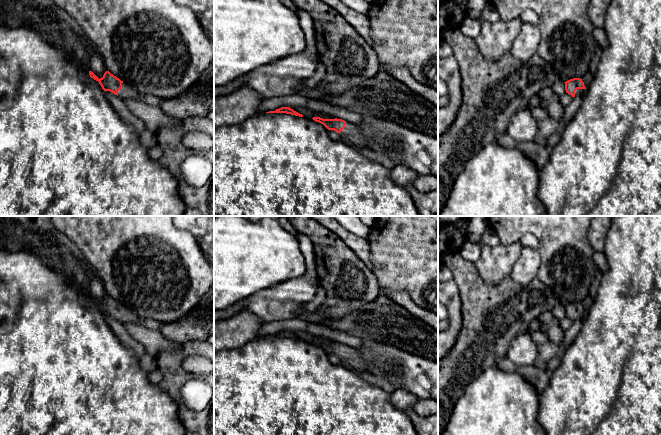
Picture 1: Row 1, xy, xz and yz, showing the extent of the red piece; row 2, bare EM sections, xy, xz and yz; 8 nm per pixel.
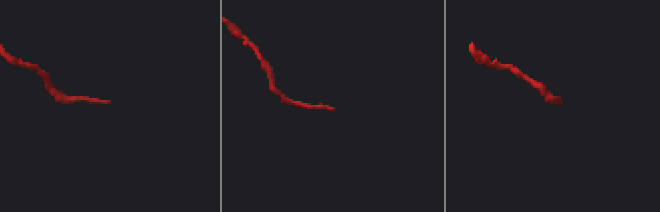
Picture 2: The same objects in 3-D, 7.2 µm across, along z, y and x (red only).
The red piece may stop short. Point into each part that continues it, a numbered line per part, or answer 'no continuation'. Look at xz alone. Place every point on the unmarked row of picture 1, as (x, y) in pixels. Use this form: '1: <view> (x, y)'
1: xz (351, 357)

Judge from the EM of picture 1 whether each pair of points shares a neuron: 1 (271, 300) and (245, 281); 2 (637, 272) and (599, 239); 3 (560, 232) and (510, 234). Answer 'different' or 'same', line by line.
1: different
2: different
3: same

